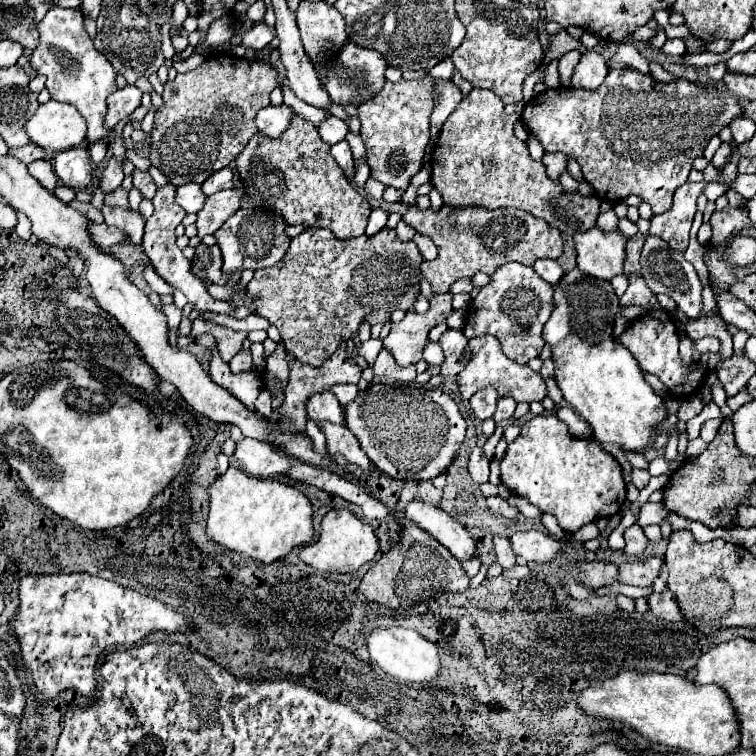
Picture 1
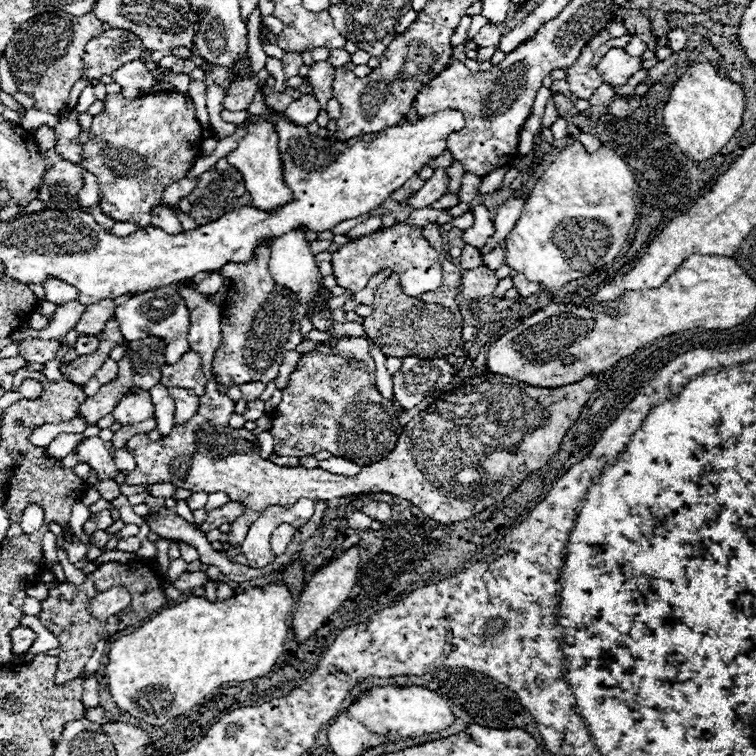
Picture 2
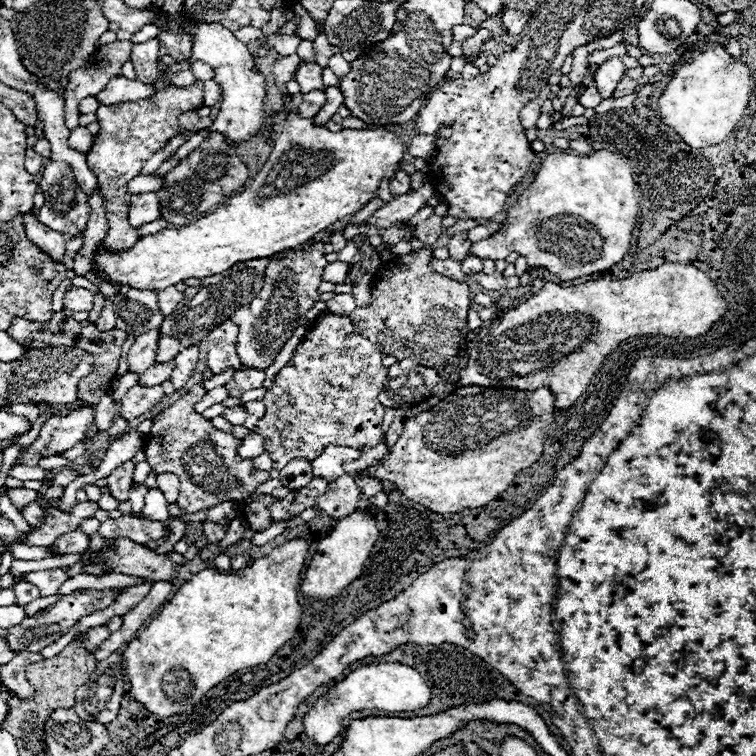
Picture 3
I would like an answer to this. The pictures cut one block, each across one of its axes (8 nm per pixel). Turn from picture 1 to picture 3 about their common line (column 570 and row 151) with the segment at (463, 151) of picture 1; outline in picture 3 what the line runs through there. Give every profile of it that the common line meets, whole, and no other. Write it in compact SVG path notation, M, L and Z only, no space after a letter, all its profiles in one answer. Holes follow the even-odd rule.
M212 132L196 150L192 150L186 158L182 158L180 164L164 176L164 188L158 192L162 218L176 226L190 224L196 220L192 216L214 210L230 194L240 190L246 180L248 180L246 164L236 156L234 148L226 142L222 134Z

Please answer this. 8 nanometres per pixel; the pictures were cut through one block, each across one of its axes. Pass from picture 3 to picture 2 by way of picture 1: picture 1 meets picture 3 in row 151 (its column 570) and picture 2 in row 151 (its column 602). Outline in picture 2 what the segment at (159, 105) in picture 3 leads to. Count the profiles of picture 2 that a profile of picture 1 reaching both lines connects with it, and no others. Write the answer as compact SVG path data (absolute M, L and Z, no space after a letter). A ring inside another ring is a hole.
M152 92L138 100L126 100L122 94L112 94L104 100L104 110L92 118L90 140L82 146L82 170L92 172L100 186L100 208L116 222L136 222L148 226L154 206L164 206L164 190L182 180L192 162L200 156L202 126L198 124L192 100L180 92Z

